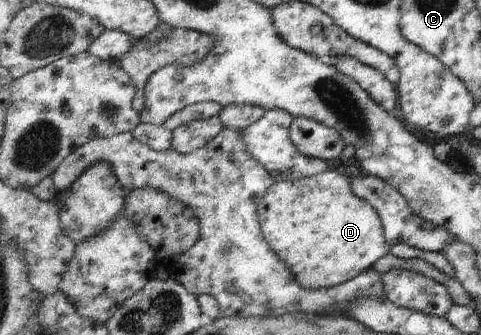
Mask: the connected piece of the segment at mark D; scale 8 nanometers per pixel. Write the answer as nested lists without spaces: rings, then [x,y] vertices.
[[[336,170],[297,181],[275,181],[260,201],[258,216],[261,229],[271,249],[291,268],[300,286],[306,289],[332,288],[351,281],[373,268],[378,260],[391,252],[385,239],[385,226],[378,211],[357,194],[350,178]]]

